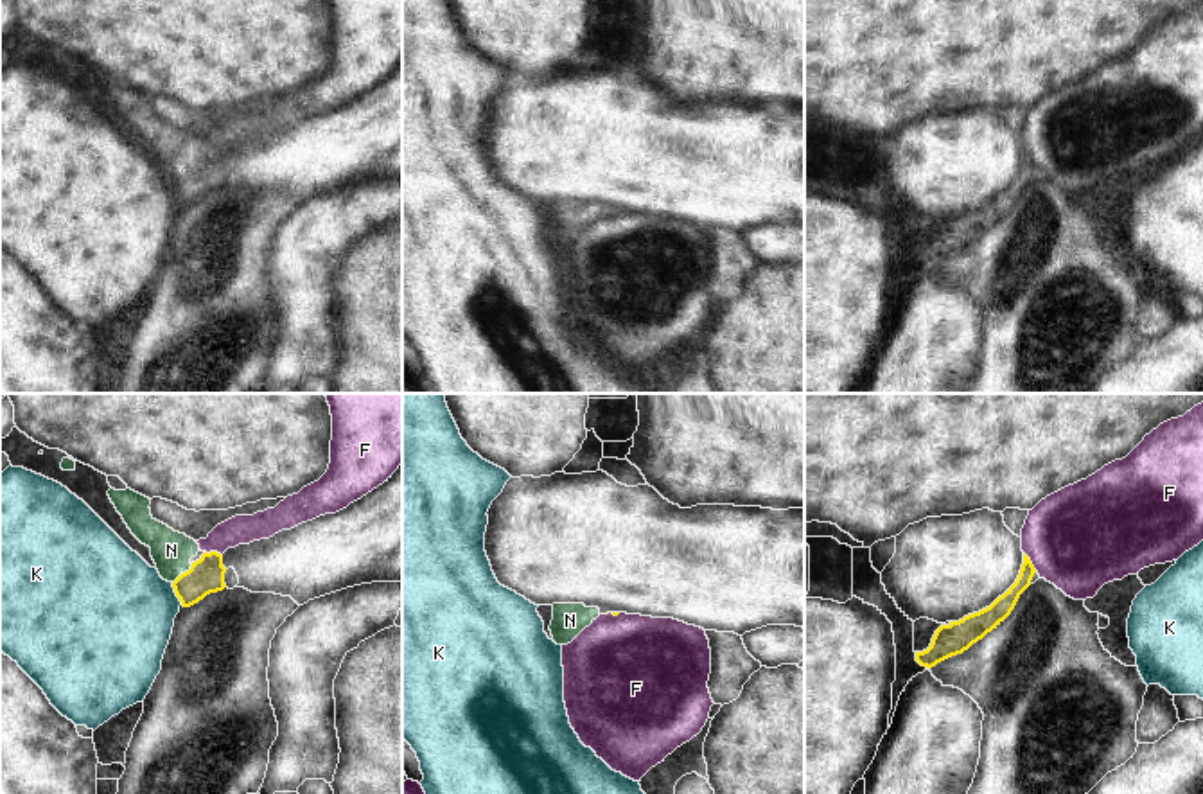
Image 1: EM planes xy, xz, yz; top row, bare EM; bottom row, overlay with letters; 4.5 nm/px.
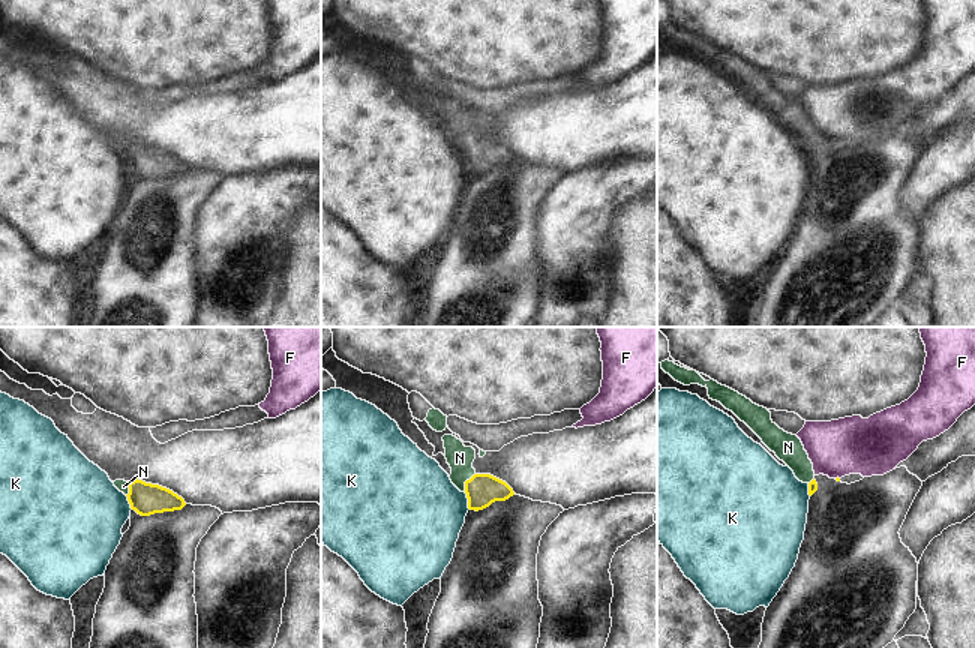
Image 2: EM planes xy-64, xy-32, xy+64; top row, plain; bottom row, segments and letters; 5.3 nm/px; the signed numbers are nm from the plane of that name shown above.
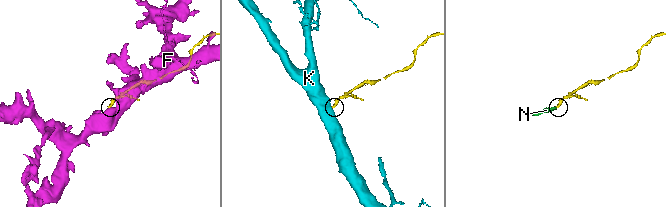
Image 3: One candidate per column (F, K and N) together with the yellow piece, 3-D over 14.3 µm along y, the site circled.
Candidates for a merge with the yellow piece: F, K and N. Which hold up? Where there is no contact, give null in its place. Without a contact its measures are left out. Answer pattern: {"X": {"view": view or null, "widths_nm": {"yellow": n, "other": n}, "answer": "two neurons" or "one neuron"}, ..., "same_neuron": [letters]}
{"F": {"view": "yz", "widths_nm": {"yellow": 90, "other": 460}, "answer": "two neurons"}, "K": {"view": "xy", "widths_nm": {"yellow": 160, "other": 460}, "answer": "two neurons"}, "N": {"view": "xy", "widths_nm": {"yellow": 160, "other": 180}, "answer": "one neuron"}, "same_neuron": ["N"]}

